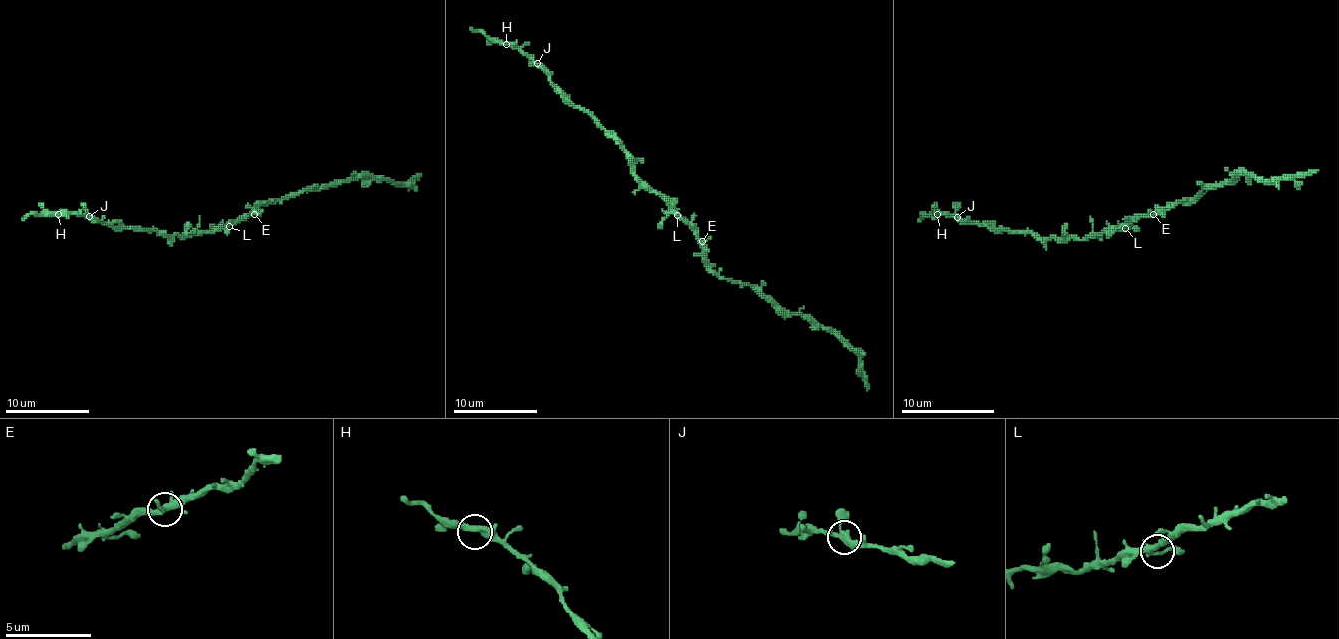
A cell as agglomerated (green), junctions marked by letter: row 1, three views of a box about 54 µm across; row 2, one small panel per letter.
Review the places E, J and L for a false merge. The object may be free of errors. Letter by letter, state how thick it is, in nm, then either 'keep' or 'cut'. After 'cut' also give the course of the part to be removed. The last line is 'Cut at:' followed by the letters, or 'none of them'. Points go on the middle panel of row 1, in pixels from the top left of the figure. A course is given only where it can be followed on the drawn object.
E: 340 nm | keep
J: 320 nm | keep
L: 320 nm | keep
Cut at: none of them

